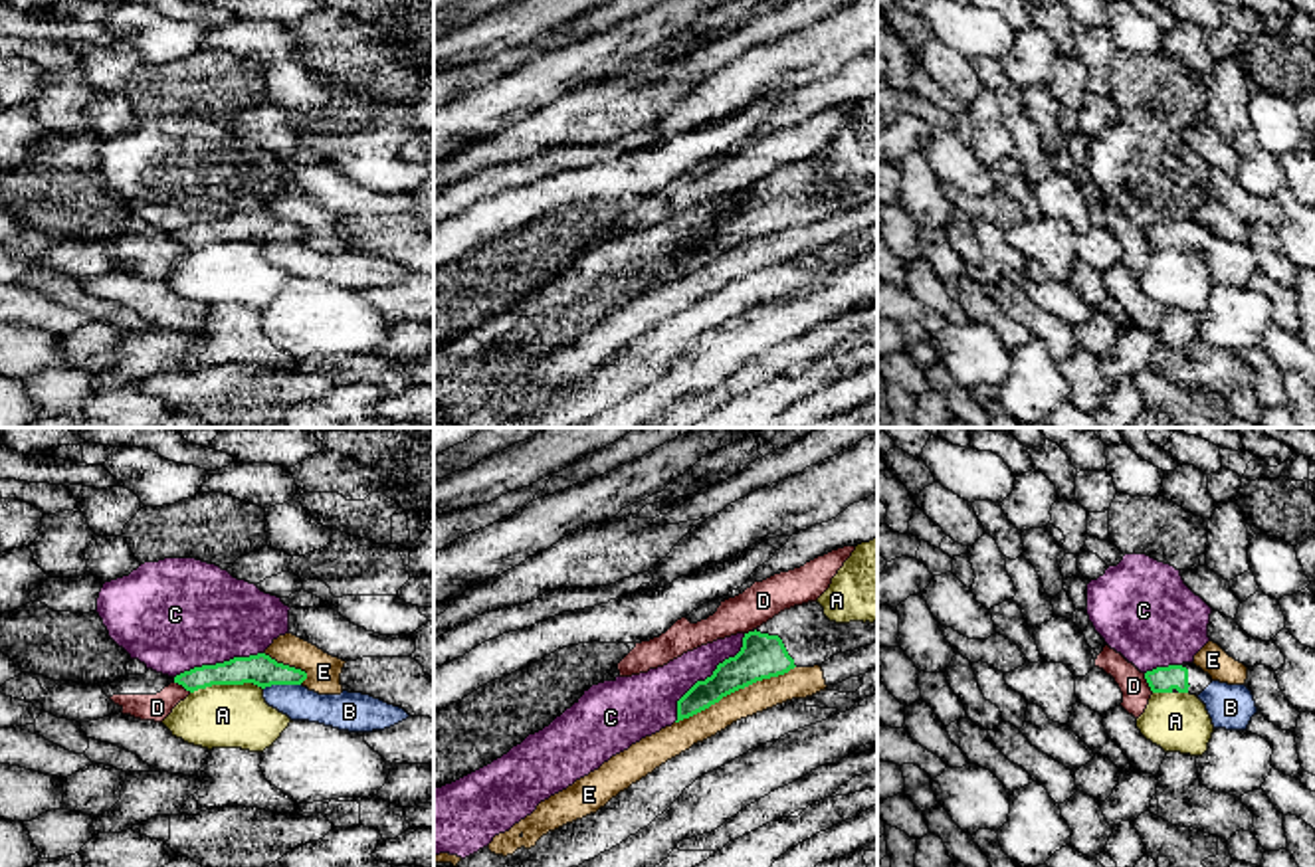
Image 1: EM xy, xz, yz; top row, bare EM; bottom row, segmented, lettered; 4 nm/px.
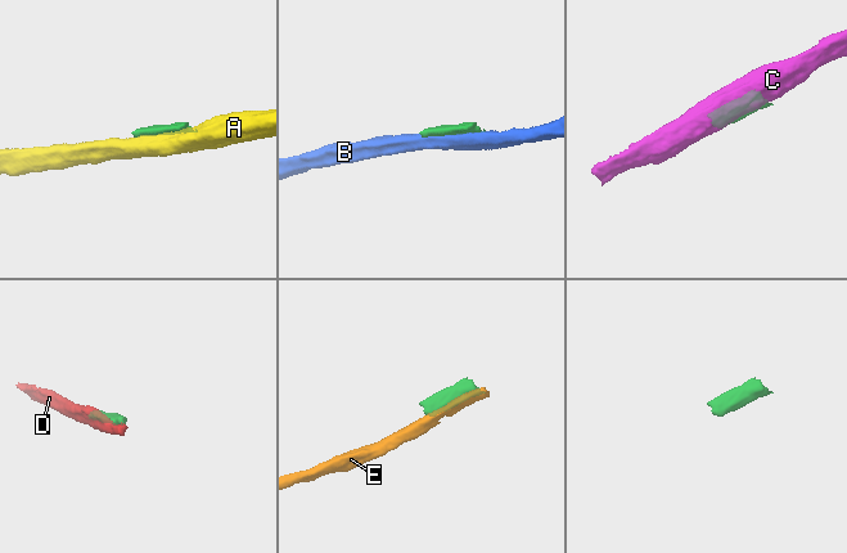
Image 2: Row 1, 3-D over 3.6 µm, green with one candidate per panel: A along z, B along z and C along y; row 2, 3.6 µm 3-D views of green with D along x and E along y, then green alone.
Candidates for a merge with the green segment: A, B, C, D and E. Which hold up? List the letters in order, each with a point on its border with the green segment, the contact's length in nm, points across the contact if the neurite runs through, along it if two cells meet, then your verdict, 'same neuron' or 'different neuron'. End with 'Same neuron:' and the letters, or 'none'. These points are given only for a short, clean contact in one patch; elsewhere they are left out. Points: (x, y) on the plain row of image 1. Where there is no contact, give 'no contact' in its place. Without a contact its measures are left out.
A: xy (226, 240) | 300 nm | different neuron
B: xy (282, 240) | 150 nm | different neuron
C: xz (708, 234) | 460 nm | different neuron
D: yz (1147, 238) | 90 nm | different neuron
E: xz (735, 246) | 550 nm | different neuron
Same neuron: none

